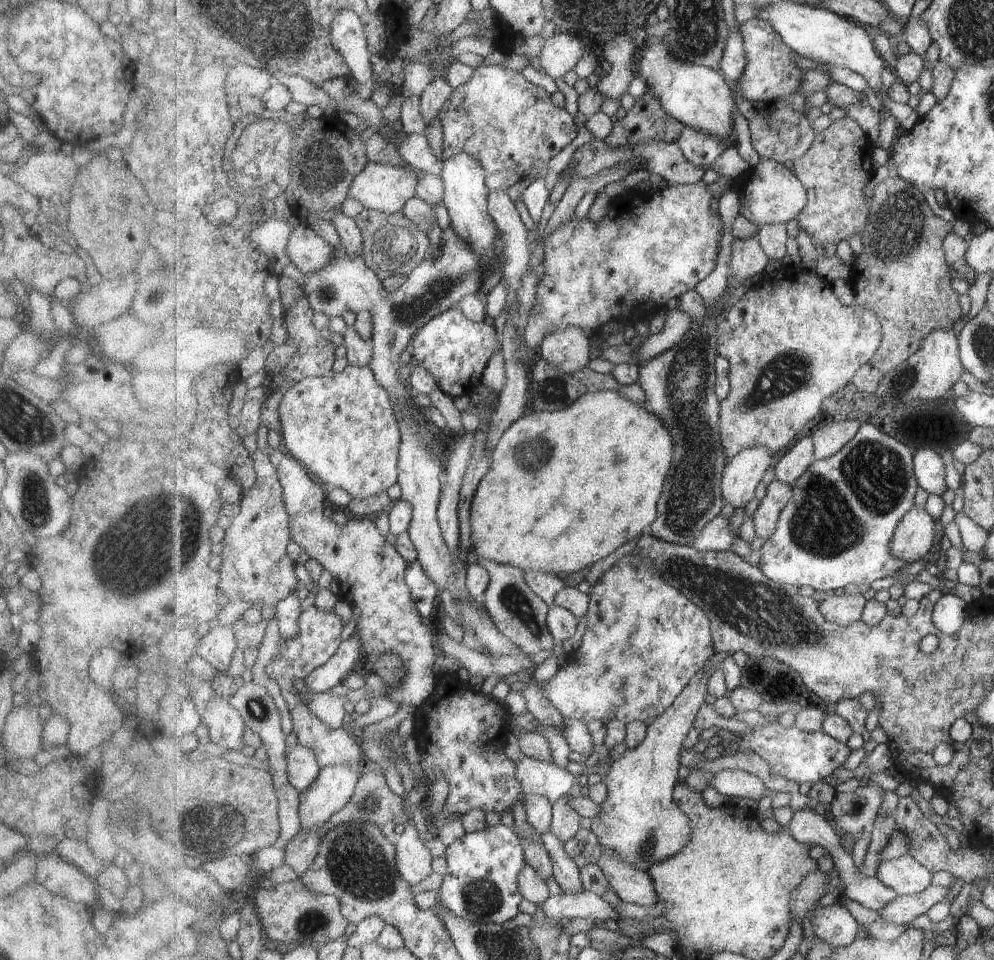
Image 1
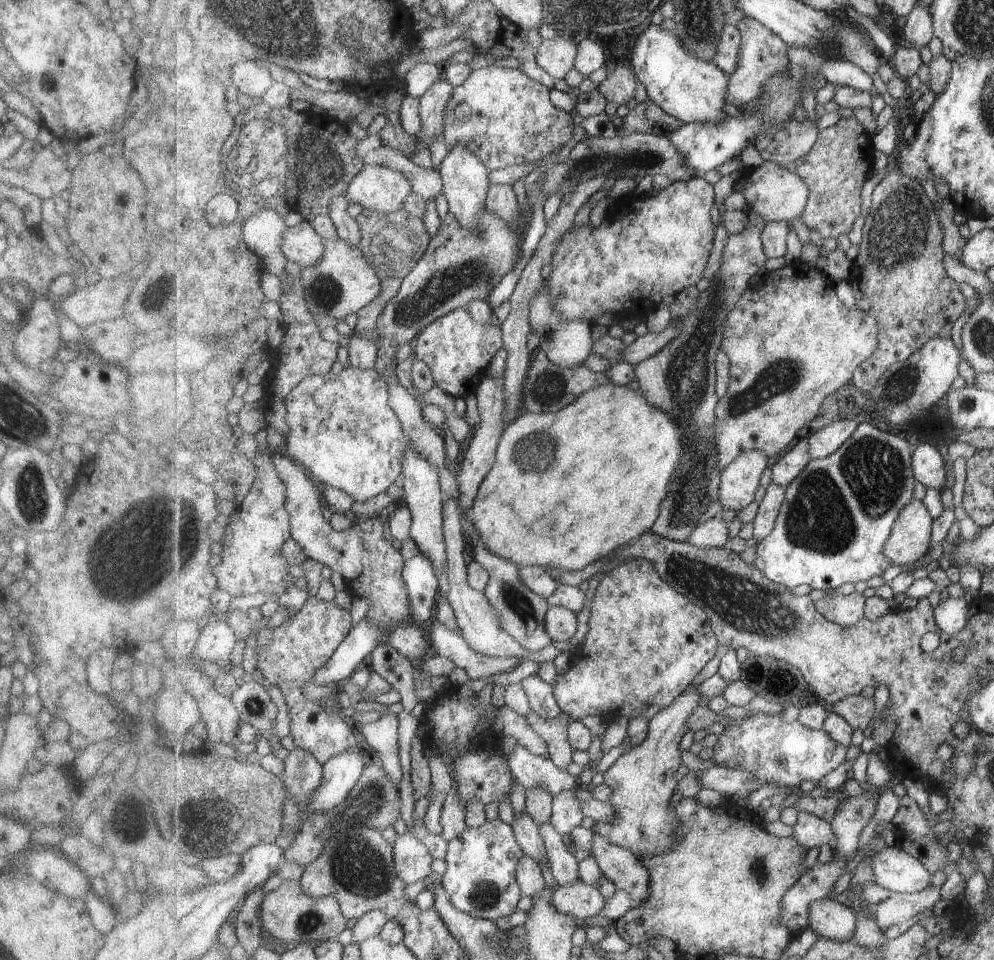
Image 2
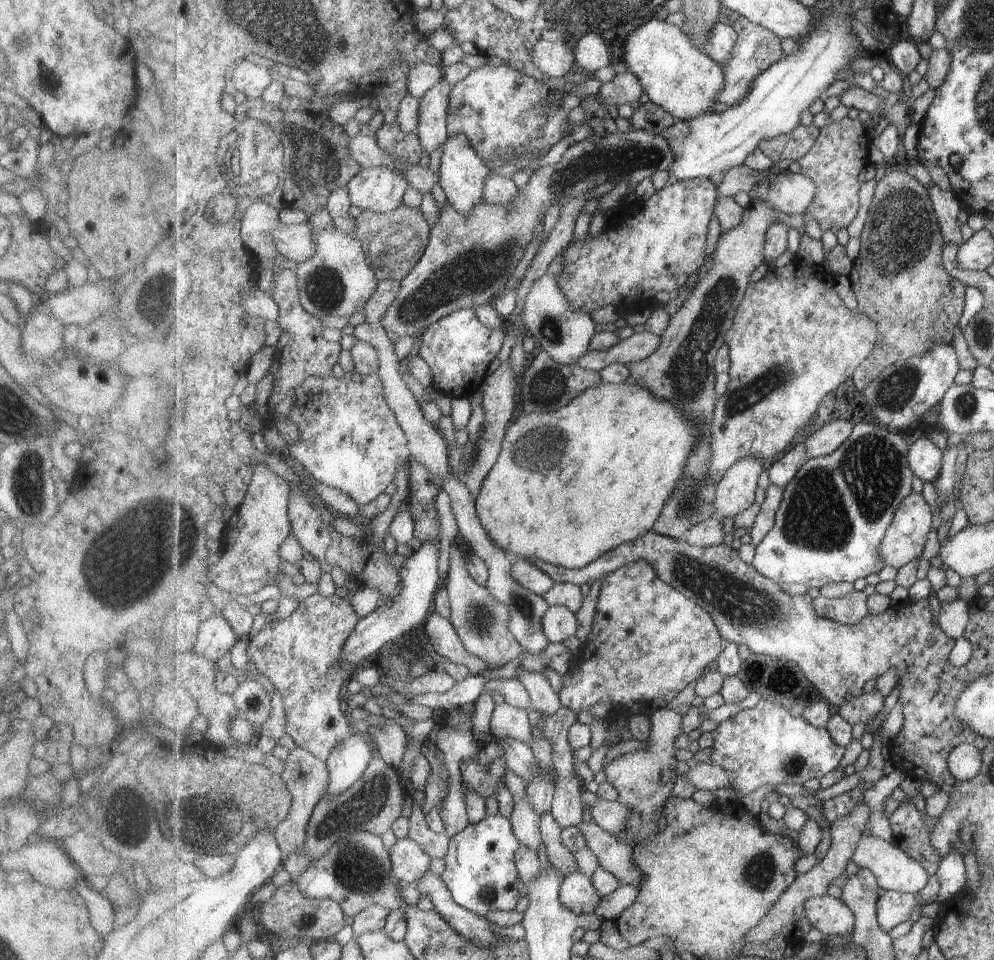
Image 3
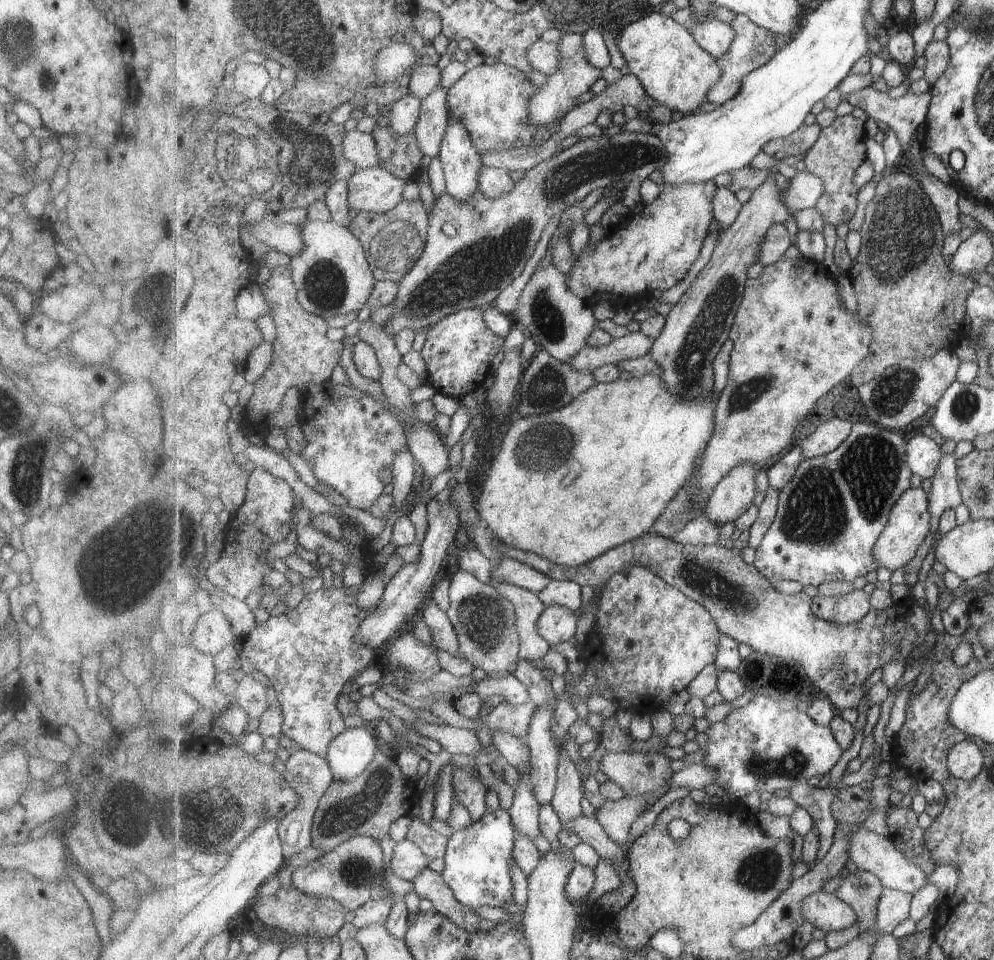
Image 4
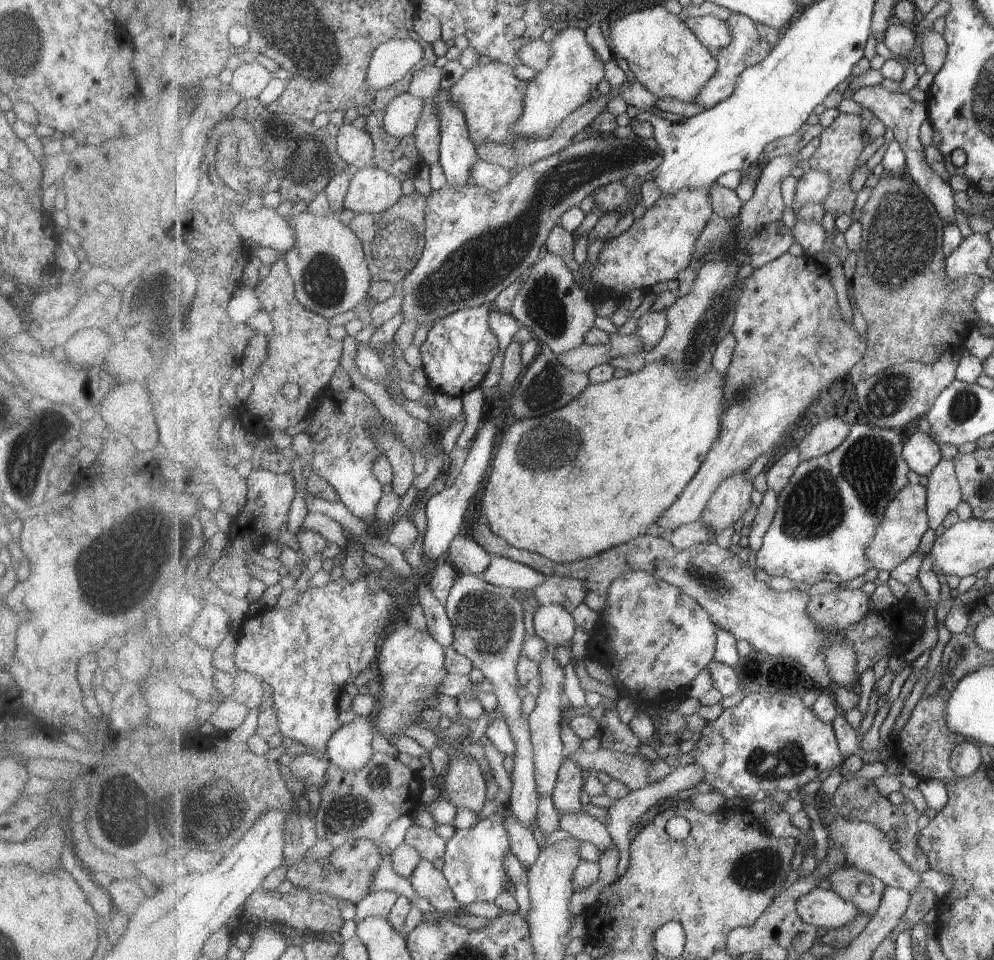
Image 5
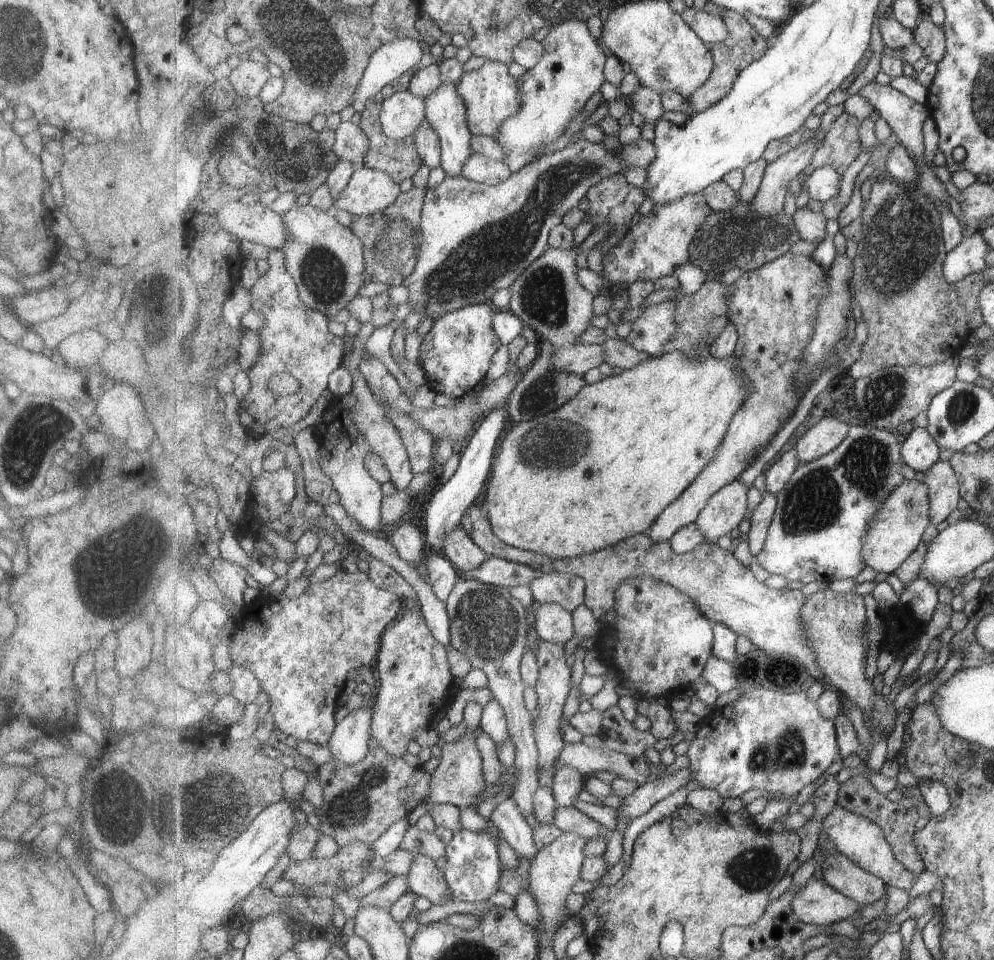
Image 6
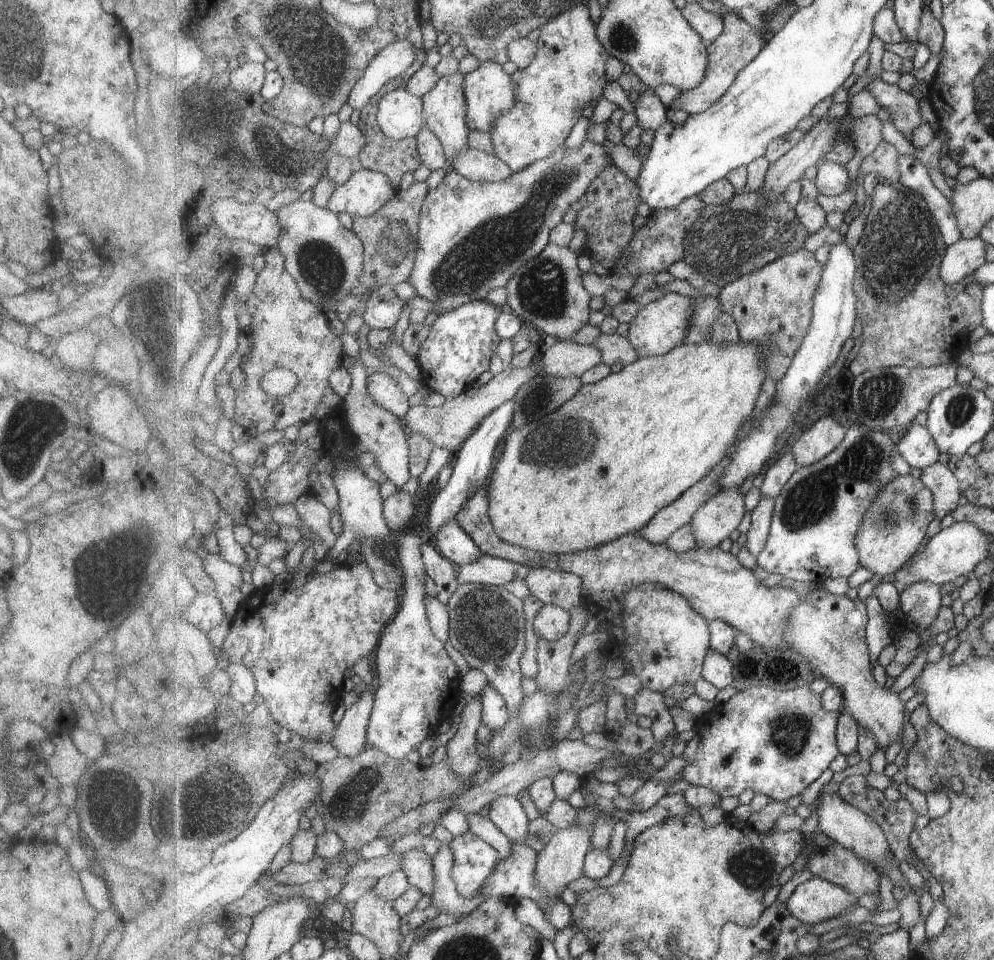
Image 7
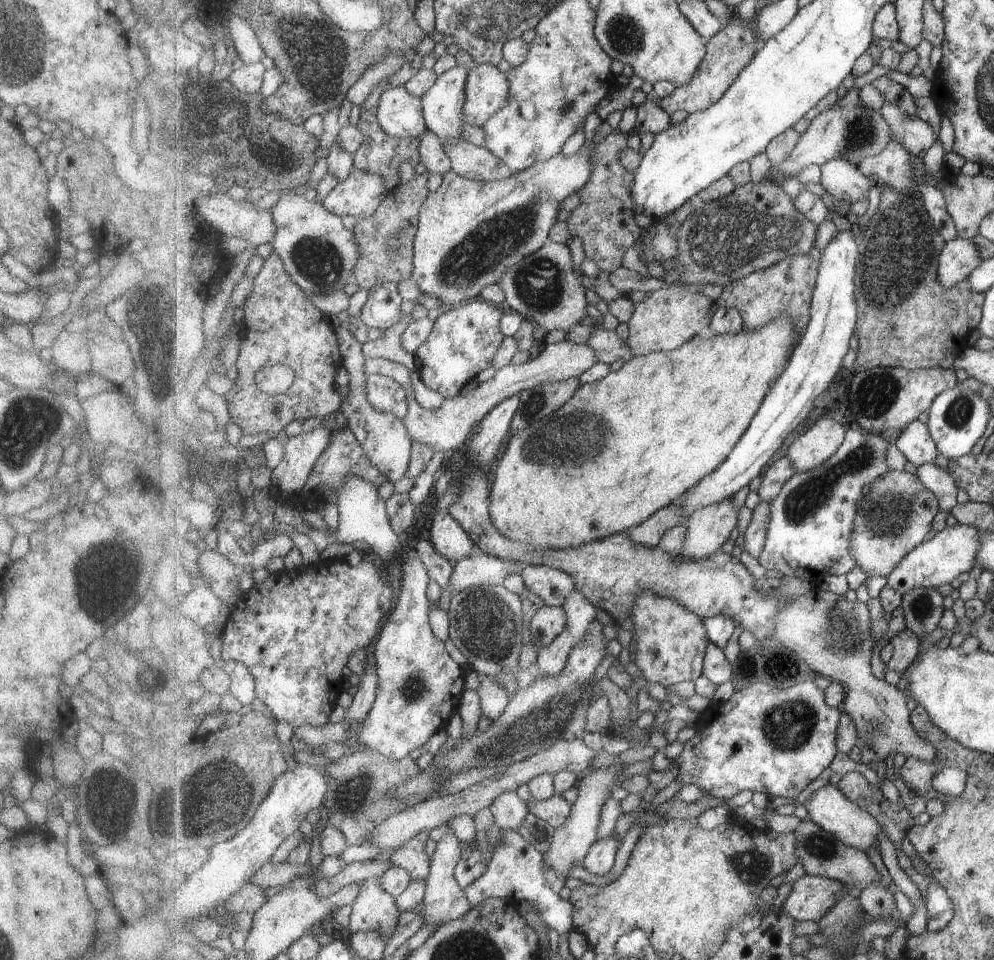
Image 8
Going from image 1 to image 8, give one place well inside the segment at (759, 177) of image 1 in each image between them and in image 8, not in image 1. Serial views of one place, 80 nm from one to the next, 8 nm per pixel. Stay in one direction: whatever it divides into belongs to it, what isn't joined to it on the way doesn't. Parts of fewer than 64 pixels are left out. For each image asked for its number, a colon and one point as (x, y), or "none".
2: (774, 193)
3: (793, 194)
4: (805, 190)
5: (813, 187)
6: (825, 183)
7: (832, 179)
8: (843, 180)

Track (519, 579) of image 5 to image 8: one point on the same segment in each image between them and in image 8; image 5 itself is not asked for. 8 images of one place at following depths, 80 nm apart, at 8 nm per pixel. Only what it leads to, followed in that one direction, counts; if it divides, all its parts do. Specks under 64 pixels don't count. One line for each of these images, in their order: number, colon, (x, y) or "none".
6: (499, 572)
7: (488, 570)
8: (478, 570)

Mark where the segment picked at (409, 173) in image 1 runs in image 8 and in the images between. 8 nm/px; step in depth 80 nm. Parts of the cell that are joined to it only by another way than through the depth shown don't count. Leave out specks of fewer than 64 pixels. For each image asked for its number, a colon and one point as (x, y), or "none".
2: (377, 188)
3: (381, 189)
4: (375, 190)
5: (372, 190)
6: (370, 191)
7: (364, 194)
8: (361, 195)

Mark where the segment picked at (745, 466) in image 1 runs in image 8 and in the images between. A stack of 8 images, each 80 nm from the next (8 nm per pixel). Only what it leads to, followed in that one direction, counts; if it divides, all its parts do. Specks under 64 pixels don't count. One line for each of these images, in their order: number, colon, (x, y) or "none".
2: (740, 481)
3: (736, 492)
4: (734, 495)
5: (733, 498)
6: (725, 511)
7: (713, 522)
8: (708, 529)

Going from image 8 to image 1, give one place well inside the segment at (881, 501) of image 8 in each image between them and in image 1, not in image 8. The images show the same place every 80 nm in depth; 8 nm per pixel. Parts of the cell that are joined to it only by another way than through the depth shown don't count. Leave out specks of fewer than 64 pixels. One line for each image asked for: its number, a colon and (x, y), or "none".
1: (915, 537)
2: (911, 538)
3: (906, 537)
4: (908, 525)
5: (898, 537)
6: (896, 531)
7: (894, 528)

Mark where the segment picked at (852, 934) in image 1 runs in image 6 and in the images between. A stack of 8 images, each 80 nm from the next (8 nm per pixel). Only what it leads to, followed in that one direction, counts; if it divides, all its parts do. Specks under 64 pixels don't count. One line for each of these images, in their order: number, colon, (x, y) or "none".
2: (830, 919)
3: (833, 917)
4: (827, 912)
5: (825, 908)
6: (819, 904)

